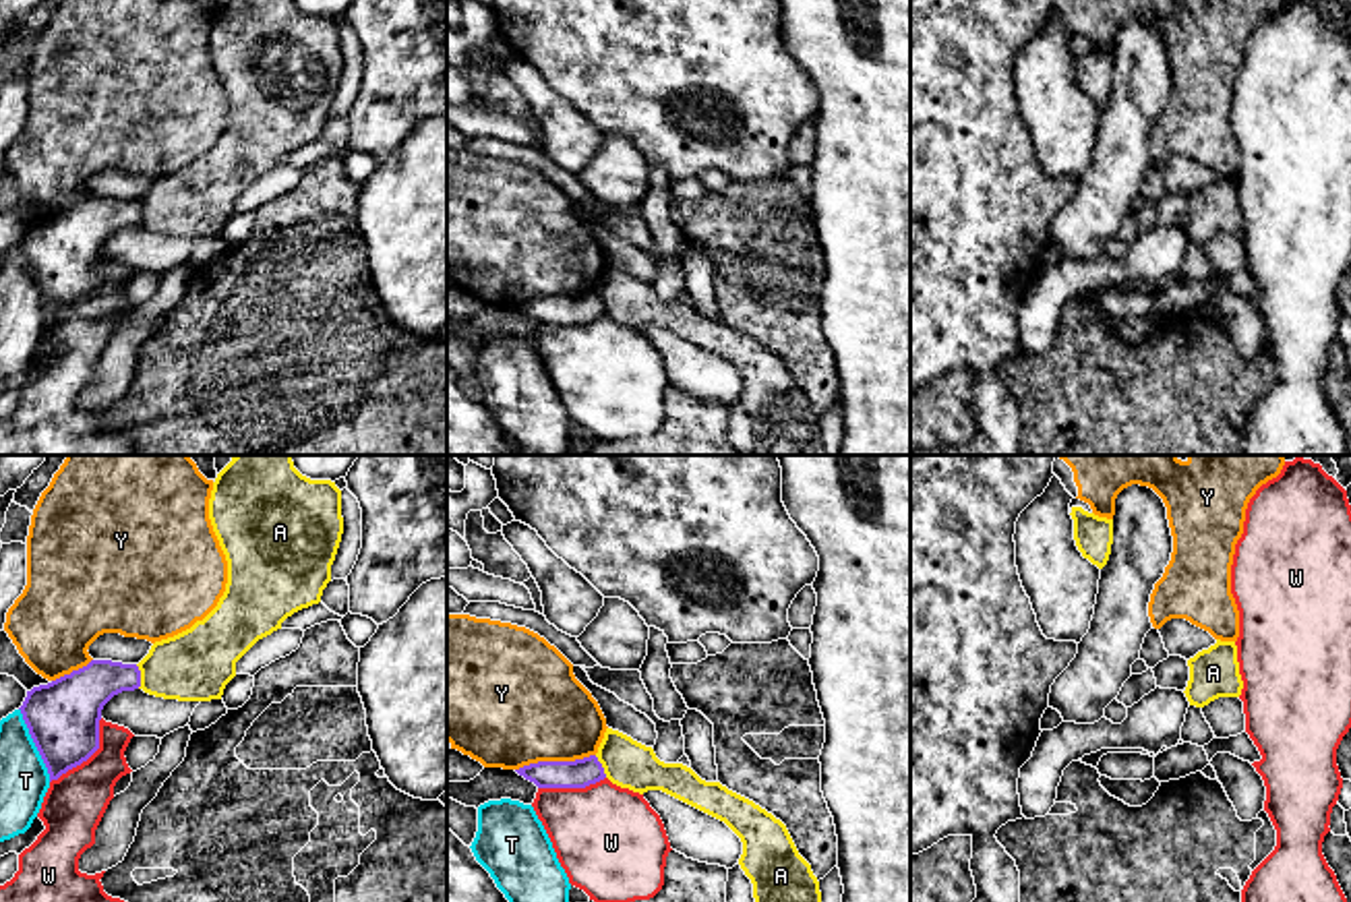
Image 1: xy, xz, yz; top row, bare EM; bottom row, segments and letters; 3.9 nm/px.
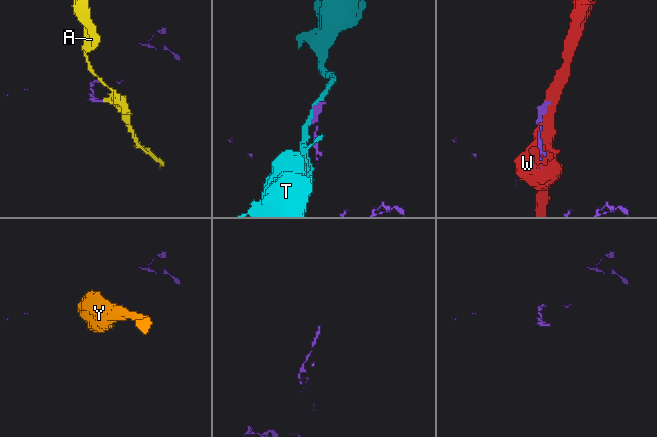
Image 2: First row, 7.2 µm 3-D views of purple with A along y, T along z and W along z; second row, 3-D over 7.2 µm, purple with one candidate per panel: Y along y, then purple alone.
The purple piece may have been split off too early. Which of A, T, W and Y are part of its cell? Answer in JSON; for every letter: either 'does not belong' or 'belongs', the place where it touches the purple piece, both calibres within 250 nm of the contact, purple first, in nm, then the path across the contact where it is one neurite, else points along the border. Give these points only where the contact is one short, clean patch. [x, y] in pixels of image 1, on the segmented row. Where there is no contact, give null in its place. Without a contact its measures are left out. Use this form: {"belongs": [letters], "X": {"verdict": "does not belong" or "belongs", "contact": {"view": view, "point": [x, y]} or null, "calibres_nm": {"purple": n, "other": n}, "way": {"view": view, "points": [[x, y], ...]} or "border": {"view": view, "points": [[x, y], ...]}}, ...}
{"belongs": [], "A": {"verdict": "does not belong", "contact": {"view": "xy", "point": [139, 677]}, "calibres_nm": {"purple": 200, "other": 280}, "border": {"view": "xy", "points": [[135, 665], [139, 687]]}}, "T": {"verdict": "does not belong", "contact": {"view": "xy", "point": [36, 745]}, "calibres_nm": {"purple": 280, "other": 190}}, "W": {"verdict": "does not belong", "contact": {"view": "xy", "point": [87, 758]}, "calibres_nm": {"purple": 280, "other": 240}}, "Y": {"verdict": "does not belong", "contact": {"view": "xz", "point": [555, 762]}, "calibres_nm": {"purple": 110, "other": 440}}}

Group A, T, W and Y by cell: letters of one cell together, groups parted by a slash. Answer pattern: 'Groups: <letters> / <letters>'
Groups: A / T / W / Y

